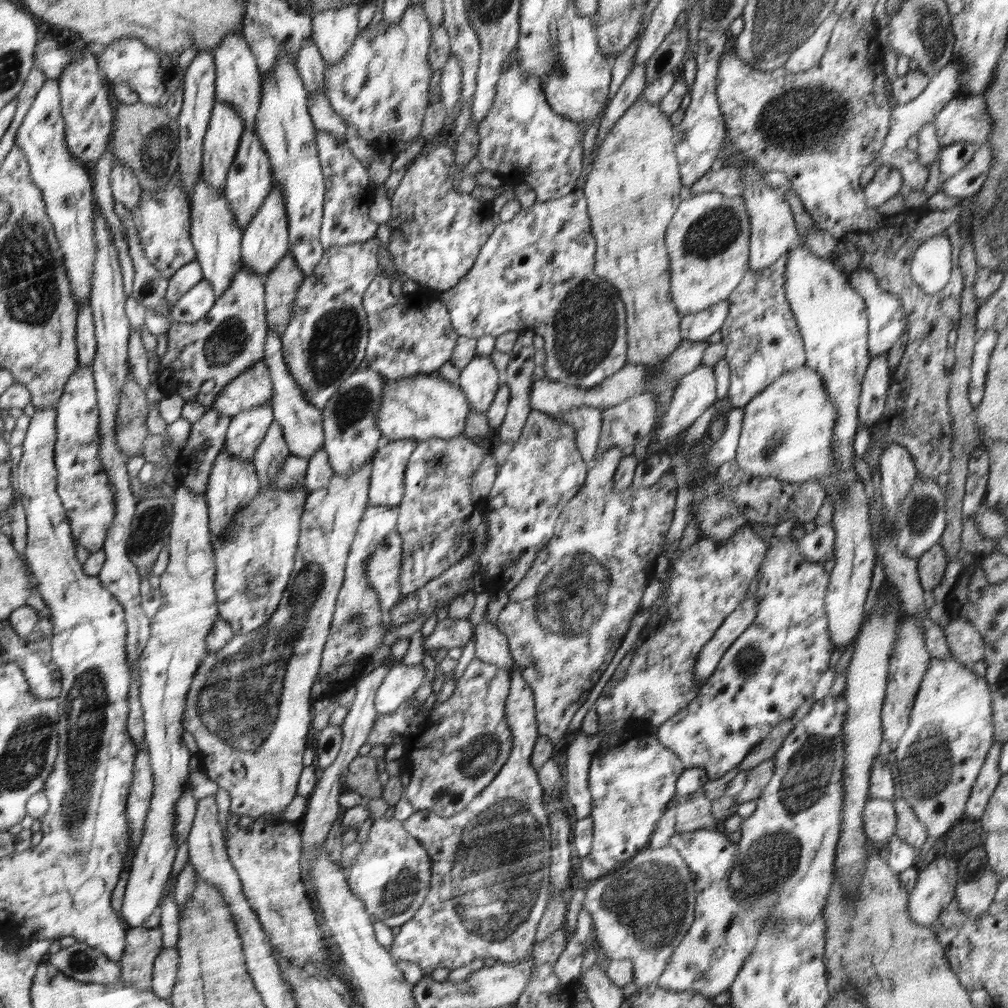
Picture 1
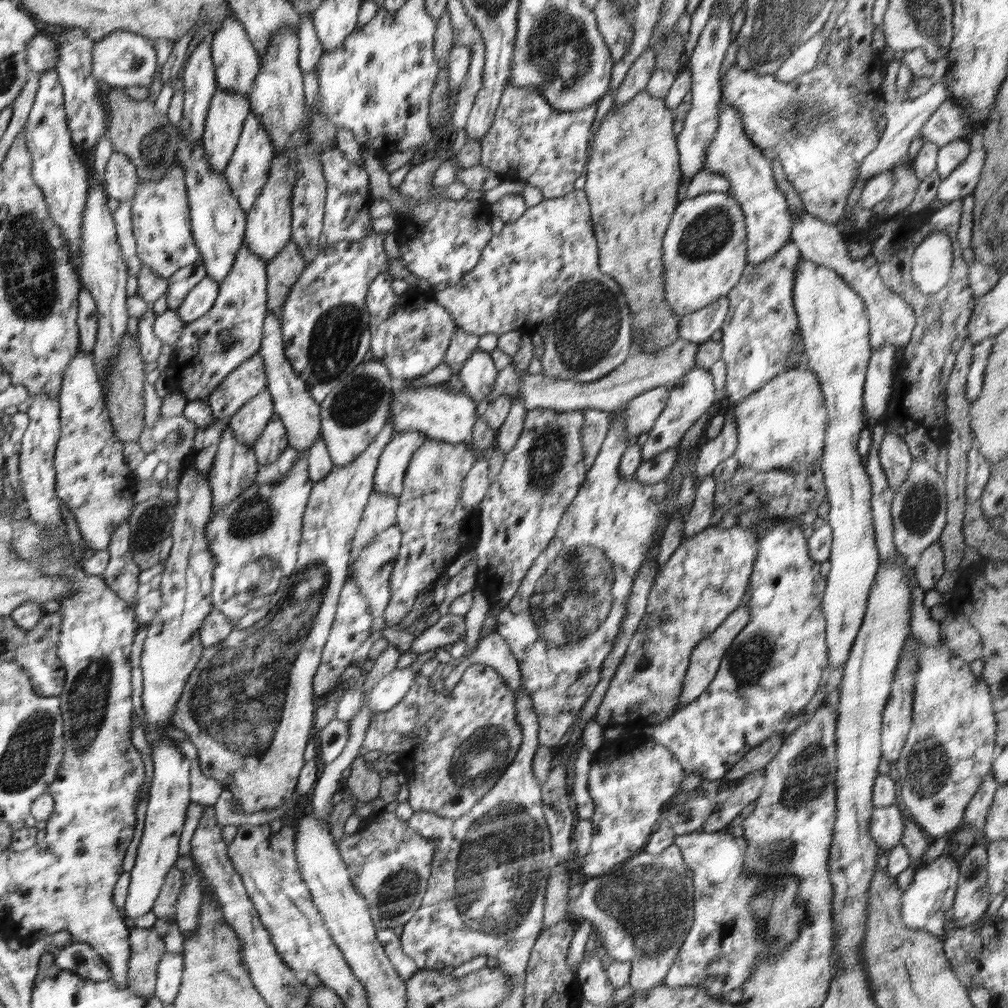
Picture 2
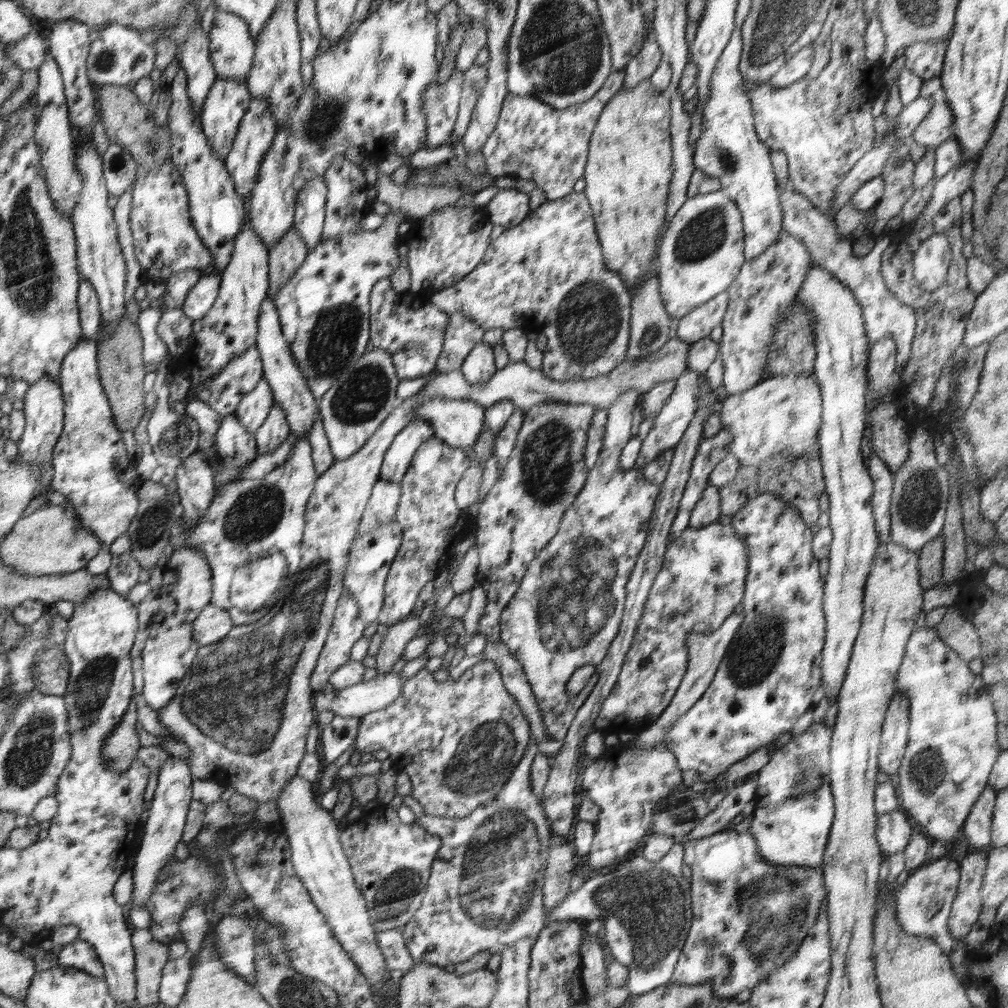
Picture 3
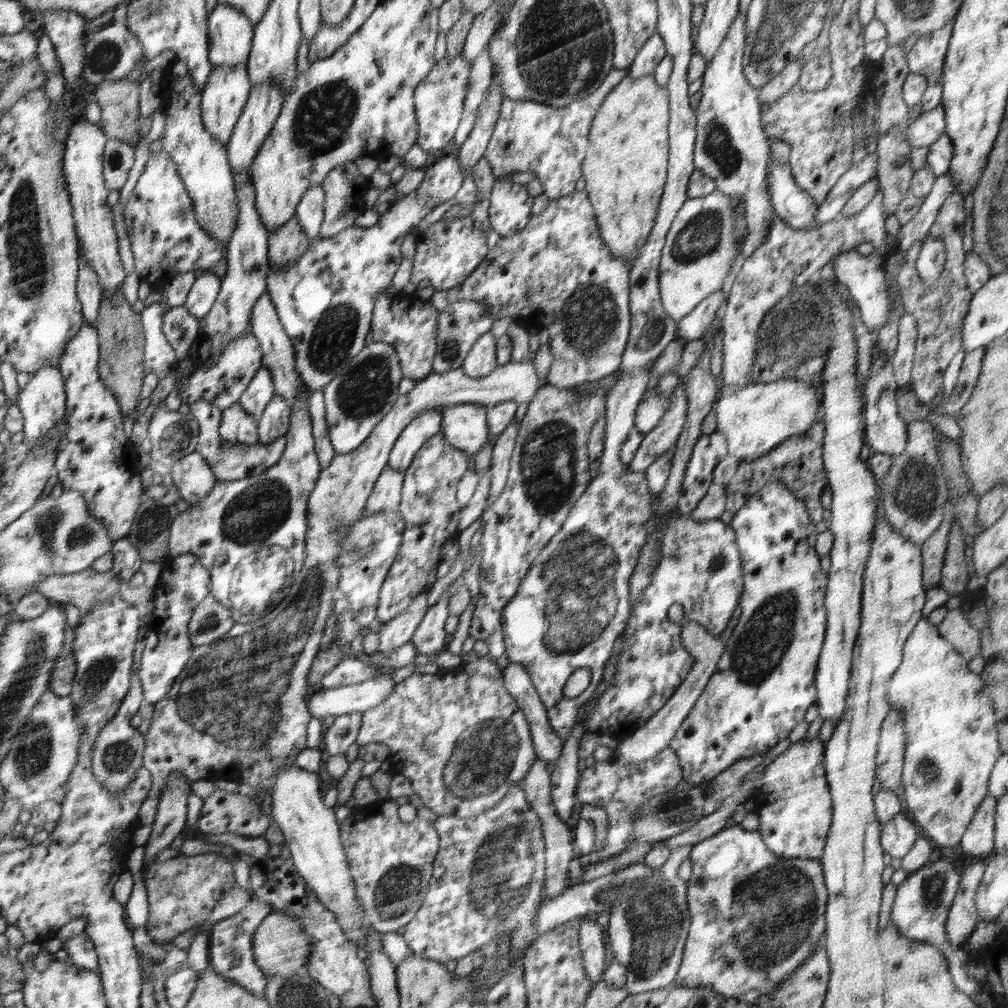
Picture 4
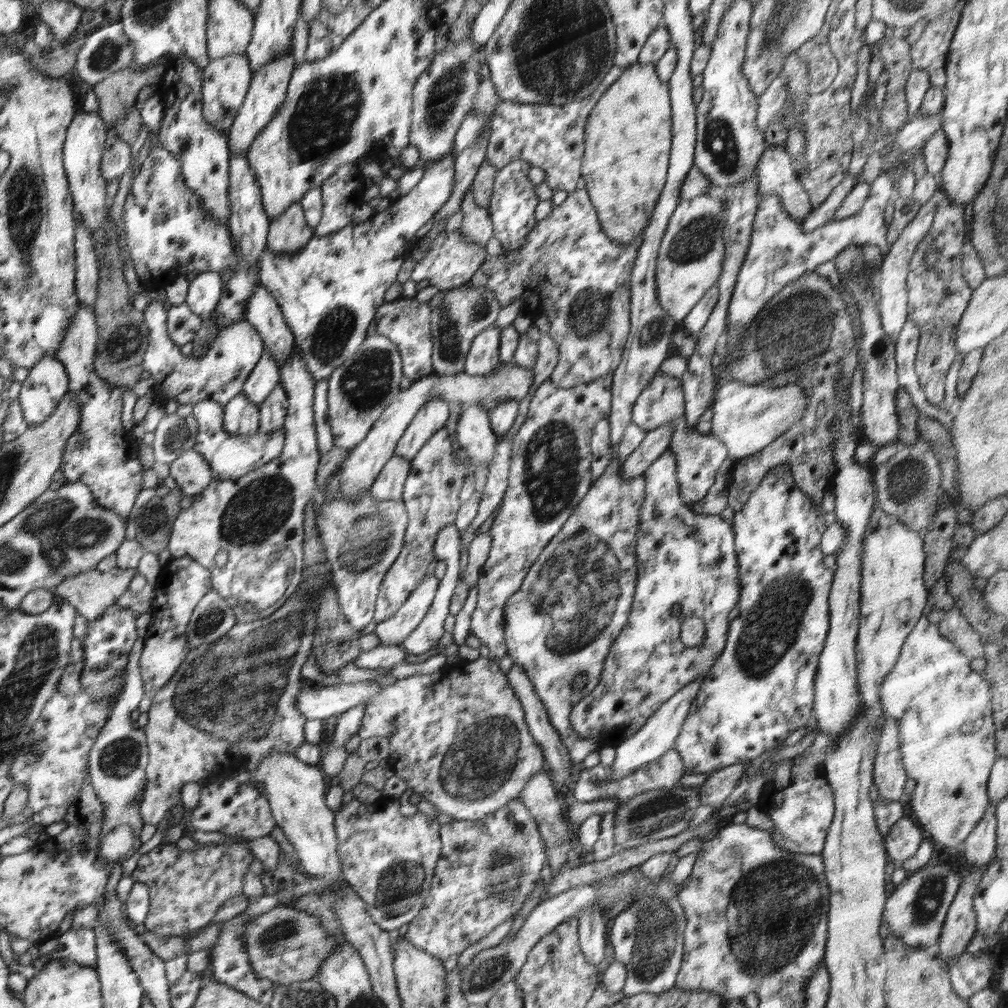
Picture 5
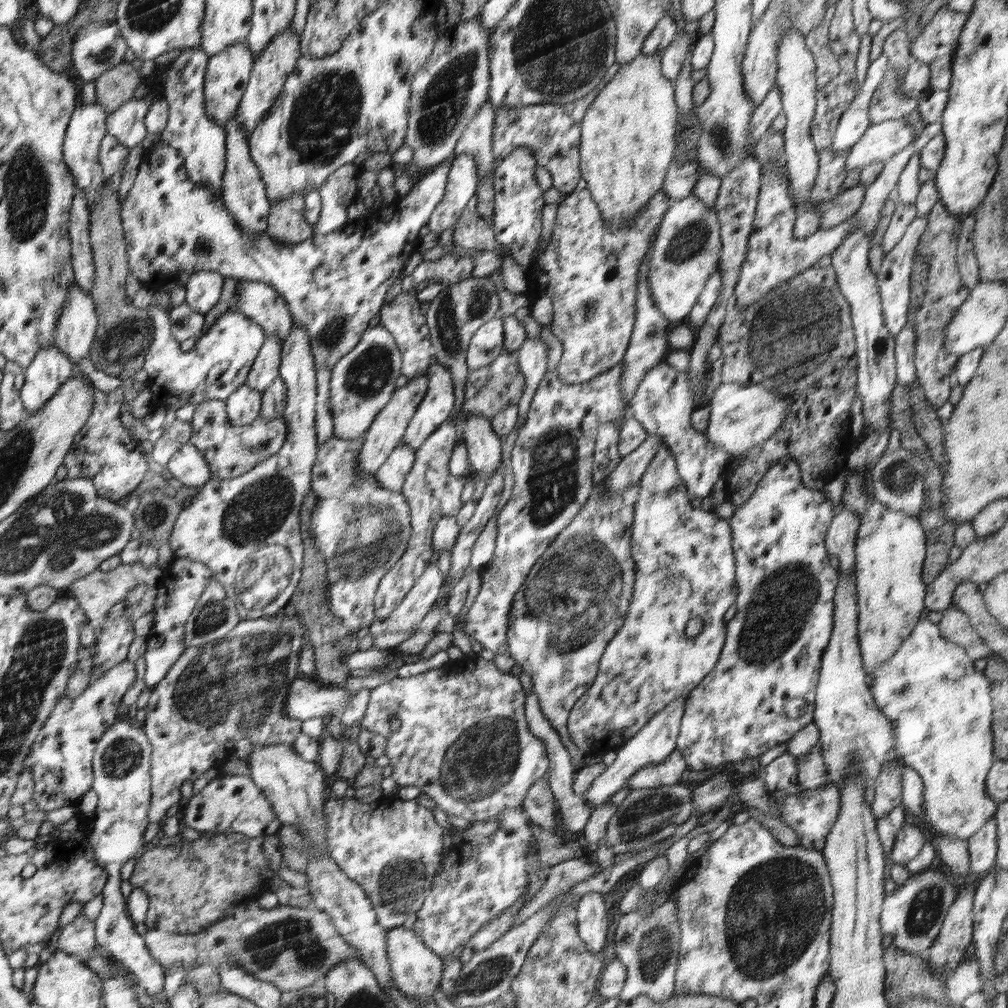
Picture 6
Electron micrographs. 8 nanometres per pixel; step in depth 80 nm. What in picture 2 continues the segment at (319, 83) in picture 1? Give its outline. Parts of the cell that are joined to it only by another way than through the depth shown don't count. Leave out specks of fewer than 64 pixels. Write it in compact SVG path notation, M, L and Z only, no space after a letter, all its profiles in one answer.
M305 12L301 17L301 26L297 31L300 38L300 67L304 74L310 70L316 70L317 64L323 55L321 42L318 40L313 20L312 12Z

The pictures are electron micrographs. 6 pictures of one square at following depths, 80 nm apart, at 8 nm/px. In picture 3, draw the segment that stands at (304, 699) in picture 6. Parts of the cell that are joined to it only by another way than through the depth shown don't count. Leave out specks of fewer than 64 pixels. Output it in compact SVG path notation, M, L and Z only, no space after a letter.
M386 673L340 690L324 690L315 695L314 706L318 712L333 710L335 715L363 717L396 701L405 679L400 673Z

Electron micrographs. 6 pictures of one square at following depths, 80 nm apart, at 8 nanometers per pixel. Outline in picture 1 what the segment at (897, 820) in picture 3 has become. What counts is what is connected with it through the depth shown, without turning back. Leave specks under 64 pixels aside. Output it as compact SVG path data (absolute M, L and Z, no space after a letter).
M870 797L863 810L863 829L867 838L880 847L894 836L896 813L893 801Z

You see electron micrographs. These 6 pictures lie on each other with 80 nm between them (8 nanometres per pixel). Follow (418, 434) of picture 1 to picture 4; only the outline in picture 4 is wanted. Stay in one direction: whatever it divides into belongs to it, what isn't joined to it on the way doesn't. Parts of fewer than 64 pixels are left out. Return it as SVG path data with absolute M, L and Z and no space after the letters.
M472 403L442 405L441 425L445 441L454 448L476 454L489 440L487 407Z

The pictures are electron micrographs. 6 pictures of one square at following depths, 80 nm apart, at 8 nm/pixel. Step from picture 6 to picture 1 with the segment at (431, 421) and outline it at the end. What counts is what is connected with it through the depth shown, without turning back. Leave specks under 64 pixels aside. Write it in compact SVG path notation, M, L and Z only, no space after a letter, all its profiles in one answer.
M413 438L381 444L373 455L368 506L396 506L404 500L405 470L412 451L418 446Z

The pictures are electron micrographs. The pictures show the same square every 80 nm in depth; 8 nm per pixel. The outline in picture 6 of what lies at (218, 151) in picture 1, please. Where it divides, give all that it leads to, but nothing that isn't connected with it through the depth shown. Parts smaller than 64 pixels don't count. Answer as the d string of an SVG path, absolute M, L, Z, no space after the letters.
M247 40L237 42L237 44L209 57L208 71L205 73L204 93L210 119L216 121L218 125L226 127L226 123L236 116L237 110L241 106L242 97L248 88L255 61Z

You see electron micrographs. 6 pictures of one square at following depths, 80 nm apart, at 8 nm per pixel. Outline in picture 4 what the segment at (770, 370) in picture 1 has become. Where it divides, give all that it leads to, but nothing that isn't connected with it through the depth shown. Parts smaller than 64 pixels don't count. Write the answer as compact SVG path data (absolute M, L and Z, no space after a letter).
M878 182L878 188L873 200L868 203L868 206L865 206L862 212L850 217L844 217L840 214L834 220L820 225L812 231L788 226L786 222L777 217L773 210L773 221L771 222L768 234L764 237L764 242L750 257L745 258L737 266L735 281L732 283L724 304L724 315L722 318L722 331L724 332L722 346L723 369L720 376L724 389L738 389L752 383L752 369L757 357L757 344L759 341L757 337L758 329L762 324L763 318L769 313L769 310L774 308L783 298L792 294L805 282L809 282L815 278L819 270L824 265L829 264L838 254L848 252L850 249L856 250L862 242L870 242L880 252L881 257L884 258L884 256L887 256L890 248L884 247L884 240L888 238L889 234L885 231L884 227L885 216L882 212L883 192L880 189L880 182Z

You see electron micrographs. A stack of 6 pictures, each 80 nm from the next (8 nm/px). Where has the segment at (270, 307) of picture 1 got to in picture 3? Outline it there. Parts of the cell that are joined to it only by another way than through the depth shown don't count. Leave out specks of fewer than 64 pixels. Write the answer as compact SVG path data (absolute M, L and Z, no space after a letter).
M291 228L281 242L269 248L269 278L268 297L275 298L278 291L288 282L306 259L308 249L302 237Z

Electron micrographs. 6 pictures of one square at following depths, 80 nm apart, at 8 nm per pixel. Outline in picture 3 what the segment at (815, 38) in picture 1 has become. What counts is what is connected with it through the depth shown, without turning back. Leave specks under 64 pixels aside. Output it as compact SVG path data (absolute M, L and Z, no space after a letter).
M812 44L806 45L796 51L781 67L778 72L770 77L768 82L774 88L784 88L793 82L807 76L813 61L814 47Z

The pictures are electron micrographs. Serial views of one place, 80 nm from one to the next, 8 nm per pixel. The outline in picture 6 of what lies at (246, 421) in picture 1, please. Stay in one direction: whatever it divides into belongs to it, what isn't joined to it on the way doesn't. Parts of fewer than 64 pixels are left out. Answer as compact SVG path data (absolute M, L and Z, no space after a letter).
M268 336L258 357L254 361L253 368L249 370L247 382L252 390L264 393L275 378L279 376L281 366L281 339L277 336Z

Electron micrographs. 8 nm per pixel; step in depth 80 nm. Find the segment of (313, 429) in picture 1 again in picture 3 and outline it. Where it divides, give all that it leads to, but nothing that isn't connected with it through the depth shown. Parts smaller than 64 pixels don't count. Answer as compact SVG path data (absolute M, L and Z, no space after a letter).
M267 297L261 305L260 323L257 330L256 346L261 353L261 361L264 363L264 377L272 388L274 399L280 408L284 409L285 417L290 427L291 439L296 436L309 436L314 421L317 420L320 403L309 390L305 377L293 357L293 351L289 342L286 342L281 326L280 315L277 313L277 305L273 299Z

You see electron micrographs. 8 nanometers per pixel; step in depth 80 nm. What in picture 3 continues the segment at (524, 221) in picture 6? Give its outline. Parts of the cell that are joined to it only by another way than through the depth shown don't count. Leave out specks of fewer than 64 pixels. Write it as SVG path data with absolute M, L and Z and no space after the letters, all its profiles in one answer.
M511 188L500 189L498 194L485 206L490 222L503 226L505 230L518 226L532 211L530 197L525 192Z

